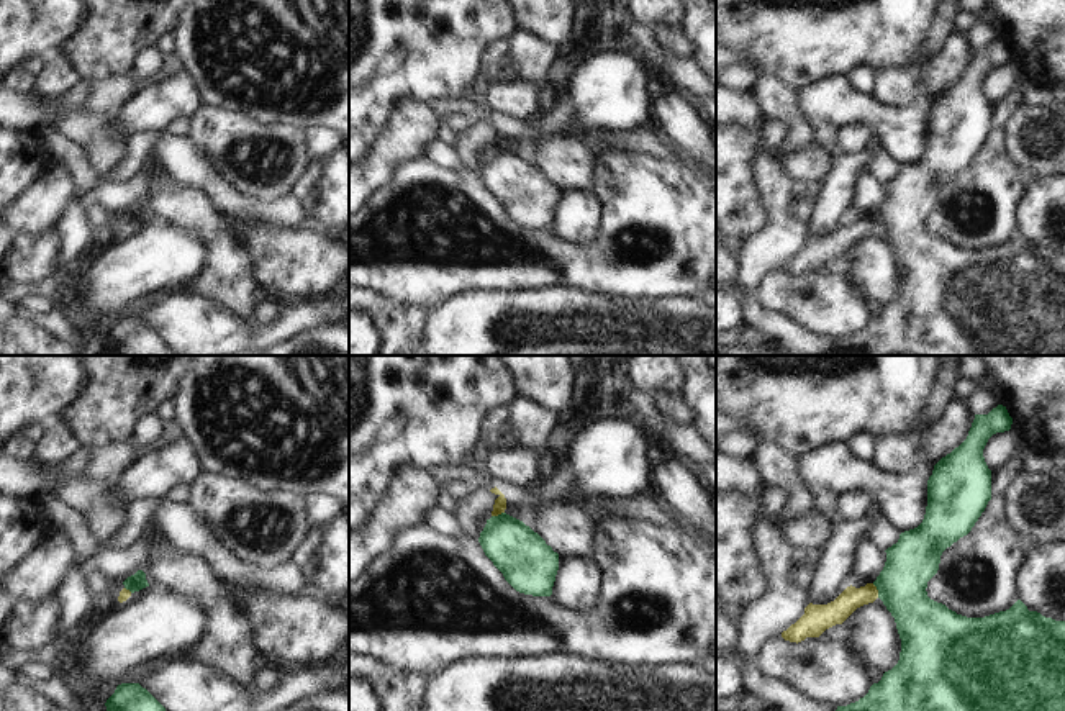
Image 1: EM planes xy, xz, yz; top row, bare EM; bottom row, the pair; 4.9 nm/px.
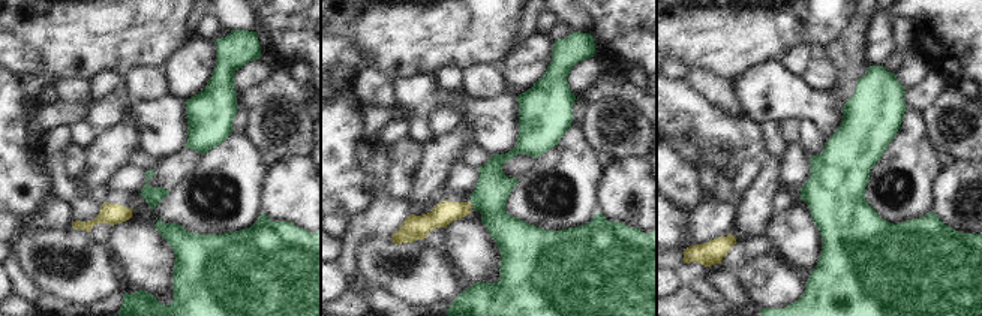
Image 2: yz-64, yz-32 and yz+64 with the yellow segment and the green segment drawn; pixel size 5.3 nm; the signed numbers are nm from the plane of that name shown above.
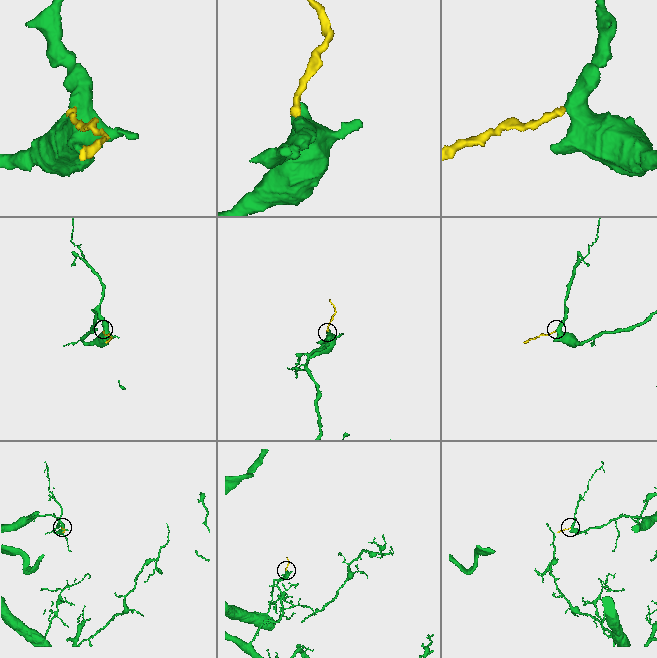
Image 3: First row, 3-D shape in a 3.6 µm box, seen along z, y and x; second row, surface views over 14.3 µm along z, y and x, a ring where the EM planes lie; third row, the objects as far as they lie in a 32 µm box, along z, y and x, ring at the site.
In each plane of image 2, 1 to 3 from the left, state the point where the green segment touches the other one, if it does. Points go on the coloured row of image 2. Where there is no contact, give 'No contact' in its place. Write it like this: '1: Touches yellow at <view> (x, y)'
1: No contact
2: No contact
3: No contact

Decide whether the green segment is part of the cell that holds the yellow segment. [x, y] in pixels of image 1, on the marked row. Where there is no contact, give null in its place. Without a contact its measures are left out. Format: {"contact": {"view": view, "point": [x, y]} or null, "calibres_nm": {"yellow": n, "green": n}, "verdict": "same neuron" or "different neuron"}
{"contact": {"view": "yz", "point": [877, 590]}, "calibres_nm": {"yellow": 120, "green": 240}, "verdict": "different neuron"}

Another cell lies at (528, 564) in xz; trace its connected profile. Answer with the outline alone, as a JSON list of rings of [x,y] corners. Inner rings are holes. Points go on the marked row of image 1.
[[[506,513],[492,516],[478,542],[516,591],[532,596],[552,595],[559,554],[523,521]]]

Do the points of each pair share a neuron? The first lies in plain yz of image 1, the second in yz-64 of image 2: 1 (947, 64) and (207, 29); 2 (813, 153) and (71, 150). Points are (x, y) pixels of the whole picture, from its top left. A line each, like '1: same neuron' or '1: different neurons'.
1: different neurons
2: same neuron

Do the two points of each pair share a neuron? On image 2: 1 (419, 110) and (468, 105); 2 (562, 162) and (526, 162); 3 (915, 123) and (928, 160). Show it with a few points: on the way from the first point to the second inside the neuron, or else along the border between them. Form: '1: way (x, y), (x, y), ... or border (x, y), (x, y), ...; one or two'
1: way (431, 98), (456, 98); one
2: border (535, 159), (517, 178); two
3: way (915, 132), (915, 147), (919, 152); one

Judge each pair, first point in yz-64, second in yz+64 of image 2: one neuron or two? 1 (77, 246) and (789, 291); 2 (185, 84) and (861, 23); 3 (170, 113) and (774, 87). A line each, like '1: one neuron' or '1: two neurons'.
1: one neuron
2: two neurons
3: one neuron

